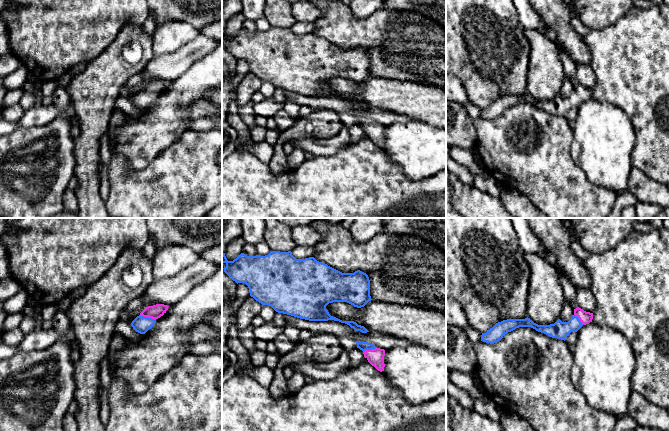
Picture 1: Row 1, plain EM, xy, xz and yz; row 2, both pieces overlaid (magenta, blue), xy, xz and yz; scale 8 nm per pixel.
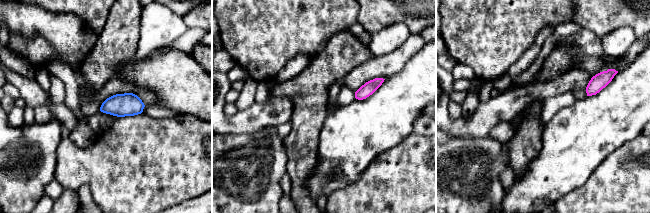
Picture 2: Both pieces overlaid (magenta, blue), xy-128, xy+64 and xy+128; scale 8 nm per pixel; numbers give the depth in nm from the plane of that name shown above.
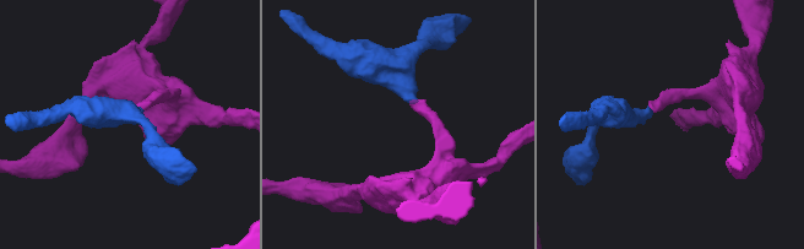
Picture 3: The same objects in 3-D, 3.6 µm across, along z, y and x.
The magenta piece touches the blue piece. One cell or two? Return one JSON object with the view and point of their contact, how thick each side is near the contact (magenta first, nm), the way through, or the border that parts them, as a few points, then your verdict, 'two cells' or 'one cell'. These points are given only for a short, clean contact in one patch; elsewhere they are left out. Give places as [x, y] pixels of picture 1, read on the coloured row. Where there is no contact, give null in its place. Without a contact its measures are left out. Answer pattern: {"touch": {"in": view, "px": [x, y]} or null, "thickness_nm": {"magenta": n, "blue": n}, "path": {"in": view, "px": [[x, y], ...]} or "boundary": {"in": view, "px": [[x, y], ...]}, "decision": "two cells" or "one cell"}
{"touch": {"in": "xy", "px": [147, 316]}, "thickness_nm": {"magenta": 110, "blue": 140}, "path": {"in": "xy", "px": [[156, 311], [147, 316], [140, 324]]}, "decision": "one cell"}

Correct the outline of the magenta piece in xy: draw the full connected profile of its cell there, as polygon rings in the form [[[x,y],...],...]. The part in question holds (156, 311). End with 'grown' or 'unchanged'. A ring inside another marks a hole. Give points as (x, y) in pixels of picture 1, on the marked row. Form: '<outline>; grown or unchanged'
[[[156,304],[153,306],[145,307],[140,315],[132,321],[131,326],[136,332],[145,334],[154,326],[155,320],[166,313],[168,307],[169,306],[164,304]]]; grown

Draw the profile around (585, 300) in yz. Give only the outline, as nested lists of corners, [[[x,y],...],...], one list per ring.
[[[576,288],[576,303],[579,308],[586,312],[594,313],[595,311],[595,298],[590,289]]]

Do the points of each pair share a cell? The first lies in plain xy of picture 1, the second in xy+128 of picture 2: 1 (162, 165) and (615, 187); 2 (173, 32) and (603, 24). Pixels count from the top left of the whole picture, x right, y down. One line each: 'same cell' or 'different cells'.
1: same cell
2: different cells

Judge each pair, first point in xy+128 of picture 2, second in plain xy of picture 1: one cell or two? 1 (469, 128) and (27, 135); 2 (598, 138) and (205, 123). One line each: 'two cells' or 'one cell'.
1: two cells
2: two cells

